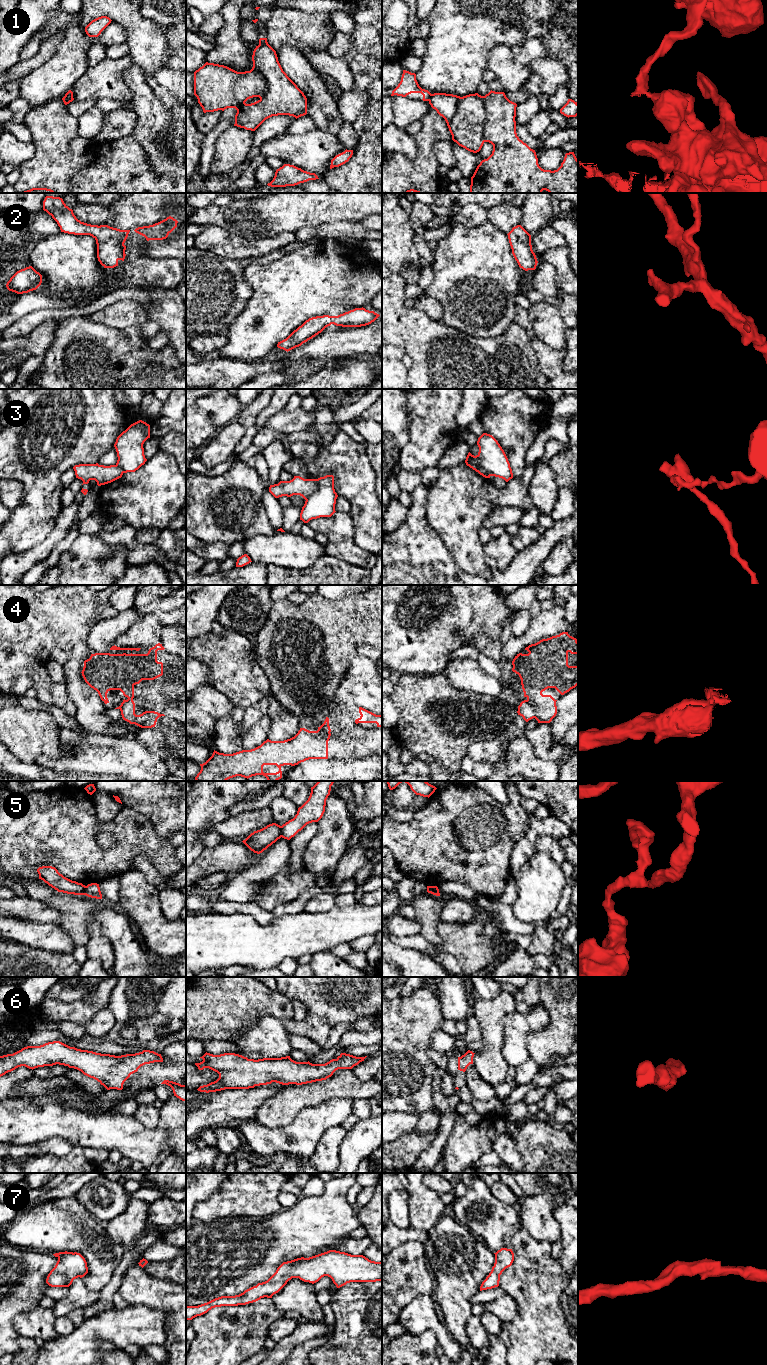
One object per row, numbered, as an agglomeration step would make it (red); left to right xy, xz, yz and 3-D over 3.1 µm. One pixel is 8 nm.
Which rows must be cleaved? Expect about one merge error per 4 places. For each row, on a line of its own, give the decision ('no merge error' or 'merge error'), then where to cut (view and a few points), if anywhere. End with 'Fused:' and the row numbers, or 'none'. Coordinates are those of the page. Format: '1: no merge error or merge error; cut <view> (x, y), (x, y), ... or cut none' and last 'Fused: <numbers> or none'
1: merge error; cut yz (431, 94), (428, 100)
2: no merge error; cut none
3: merge error; cut xz (316, 479), (317, 489), (305, 499)
4: merge error; cut yz (524, 700), (531, 708), (534, 717)
5: merge error; cut xz (281, 826), (282, 836)
6: no merge error; cut none
7: no merge error; cut none
Fused: 1, 3, 4, 5

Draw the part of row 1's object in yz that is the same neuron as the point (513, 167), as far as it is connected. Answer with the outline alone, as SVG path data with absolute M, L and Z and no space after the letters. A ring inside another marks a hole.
M490 91L485 96L481 96L478 93L469 94L463 97L453 95L453 94L446 94L446 93L434 93L431 94L429 99L429 104L433 109L437 111L437 113L442 116L449 128L449 131L452 135L452 140L456 142L459 146L465 148L466 150L477 153L481 150L483 144L485 142L489 142L493 145L492 154L487 158L480 162L477 166L473 176L471 177L471 185L470 185L470 193L542 193L543 190L548 191L549 193L578 193L578 159L576 158L574 152L569 152L565 154L564 160L561 163L561 166L554 171L551 170L544 170L538 164L538 158L536 155L535 150L531 149L526 143L519 139L516 133L516 107L517 104L510 101L504 92L495 92Z

